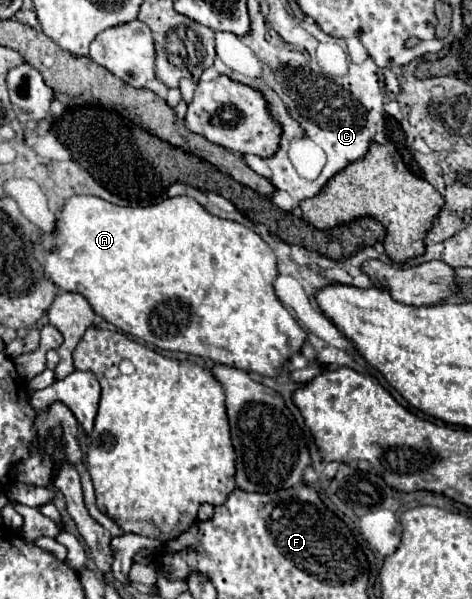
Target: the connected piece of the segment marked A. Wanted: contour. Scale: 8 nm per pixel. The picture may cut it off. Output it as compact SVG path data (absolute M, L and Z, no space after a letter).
M73 196L67 200L65 208L61 210L59 218L57 218L57 228L53 234L43 234L37 242L35 242L35 258L45 266L45 274L49 280L53 280L61 290L65 292L79 292L83 294L91 308L103 316L107 322L111 322L115 328L133 334L137 338L143 338L145 342L151 342L163 350L179 350L185 354L193 354L193 356L201 356L201 358L209 358L215 364L225 364L225 366L233 366L245 372L257 372L261 376L279 376L281 370L285 368L285 364L301 352L305 340L307 340L307 332L295 322L295 318L285 310L285 306L279 302L275 290L273 290L273 282L277 278L277 260L275 260L275 252L265 244L265 240L255 234L251 228L233 222L233 220L223 220L219 216L209 214L205 208L201 208L193 198L189 196L177 196L177 198L167 198L159 204L151 204L151 206L117 206L111 204L103 198L97 196Z

